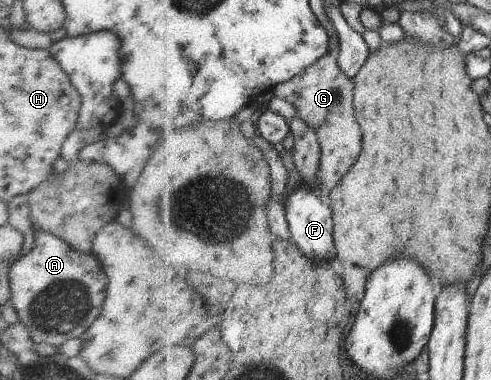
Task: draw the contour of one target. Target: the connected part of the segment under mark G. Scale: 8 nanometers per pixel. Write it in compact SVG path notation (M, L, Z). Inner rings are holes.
M336 53L326 54L310 66L306 73L274 89L274 95L287 99L297 109L298 115L317 129L321 148L321 187L332 191L357 162L363 150L363 129L356 117L355 81L338 65Z

